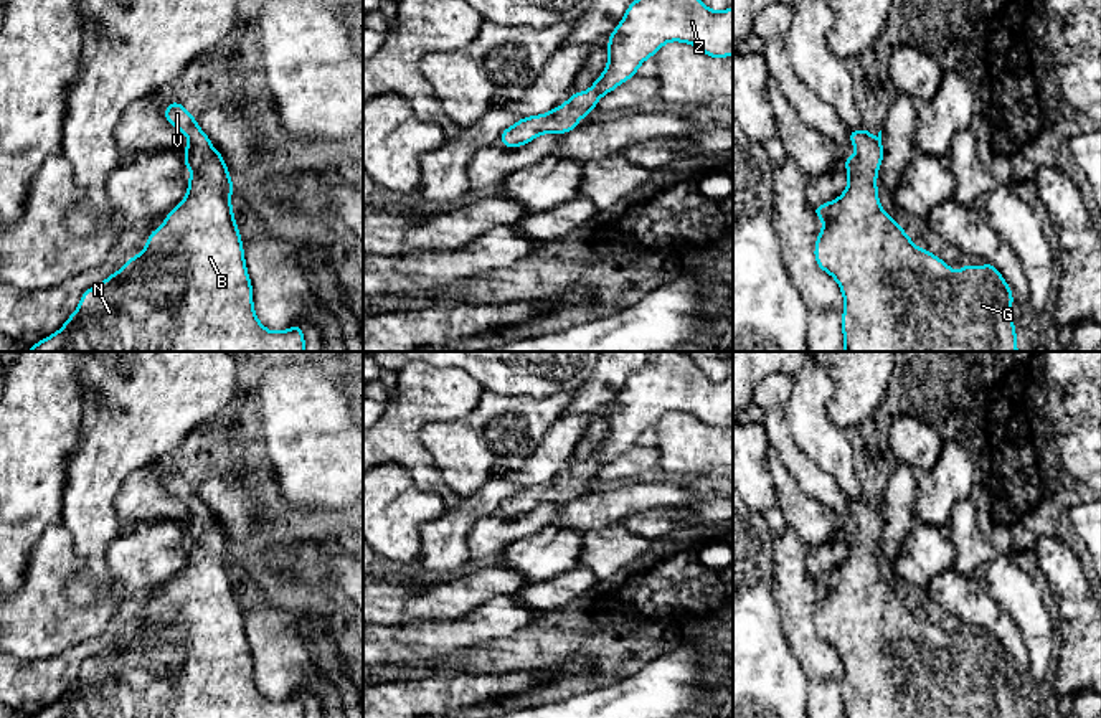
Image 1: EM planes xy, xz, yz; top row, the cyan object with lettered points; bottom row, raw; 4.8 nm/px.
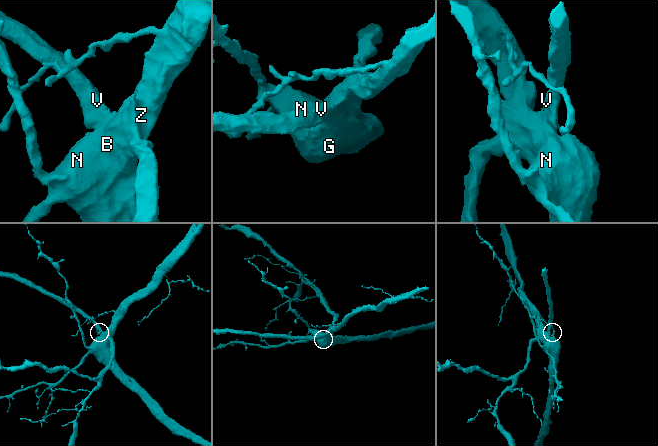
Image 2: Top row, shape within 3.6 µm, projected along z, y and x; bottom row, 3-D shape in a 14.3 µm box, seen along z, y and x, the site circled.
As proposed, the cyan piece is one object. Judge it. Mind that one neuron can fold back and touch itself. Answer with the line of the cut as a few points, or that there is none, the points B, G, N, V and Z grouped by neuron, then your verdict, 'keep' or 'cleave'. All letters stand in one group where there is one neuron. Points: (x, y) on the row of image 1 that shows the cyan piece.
no cut | B G N V Z | keep

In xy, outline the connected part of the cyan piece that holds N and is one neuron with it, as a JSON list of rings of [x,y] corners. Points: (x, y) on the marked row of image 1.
[[[178,101],[170,102],[163,116],[190,142],[182,150],[190,173],[185,198],[167,213],[165,223],[149,234],[140,254],[130,257],[101,284],[84,291],[78,309],[64,325],[31,345],[28,352],[305,352],[302,325],[269,332],[256,317],[253,284],[231,208],[233,182],[223,155],[218,149],[211,149],[211,139]]]

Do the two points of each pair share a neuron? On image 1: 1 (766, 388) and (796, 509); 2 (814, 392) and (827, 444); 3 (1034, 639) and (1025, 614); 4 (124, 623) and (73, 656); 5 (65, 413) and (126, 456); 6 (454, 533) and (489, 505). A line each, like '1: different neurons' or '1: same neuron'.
1: different neurons
2: same neuron
3: same neuron
4: same neuron
5: different neurons
6: same neuron

